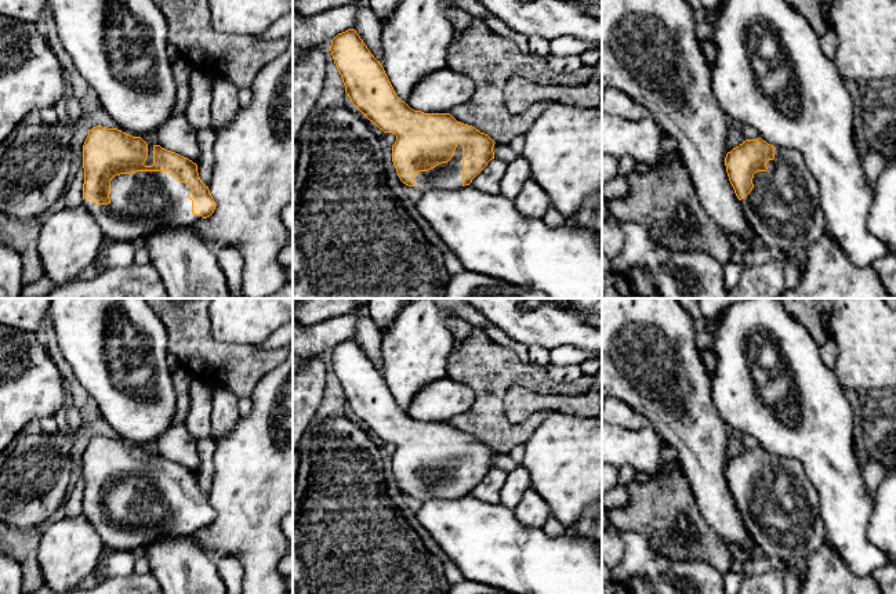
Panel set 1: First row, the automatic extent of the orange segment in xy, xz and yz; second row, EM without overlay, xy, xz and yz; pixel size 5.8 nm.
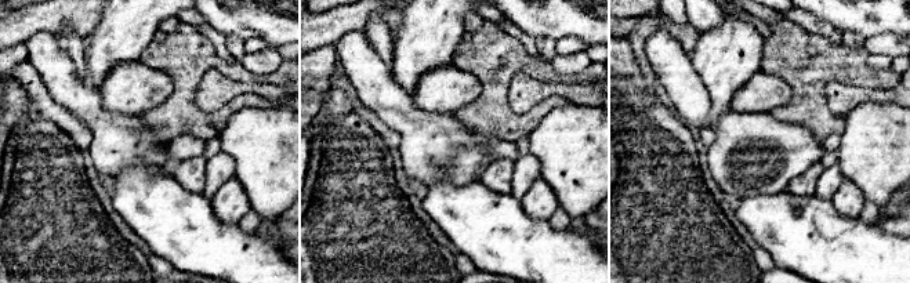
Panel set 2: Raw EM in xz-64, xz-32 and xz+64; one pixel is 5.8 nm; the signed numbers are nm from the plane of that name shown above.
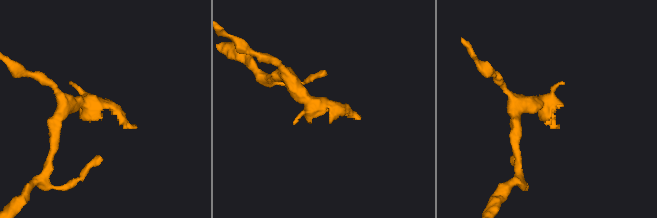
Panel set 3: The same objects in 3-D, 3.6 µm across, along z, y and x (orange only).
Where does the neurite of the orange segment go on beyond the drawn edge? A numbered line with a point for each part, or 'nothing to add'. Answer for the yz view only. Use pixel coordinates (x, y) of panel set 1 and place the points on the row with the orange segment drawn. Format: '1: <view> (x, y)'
1: yz (783, 210)

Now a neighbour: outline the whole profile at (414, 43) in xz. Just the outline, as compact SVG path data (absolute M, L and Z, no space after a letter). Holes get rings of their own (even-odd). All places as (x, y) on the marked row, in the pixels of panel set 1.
M400 0L389 23L384 26L380 64L402 101L407 102L414 86L424 76L447 66L447 48L456 30L447 12L456 8L447 0Z

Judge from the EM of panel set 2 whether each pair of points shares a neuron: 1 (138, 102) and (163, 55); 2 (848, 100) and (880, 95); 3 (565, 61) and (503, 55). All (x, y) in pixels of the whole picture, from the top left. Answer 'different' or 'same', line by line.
1: different
2: same
3: different

